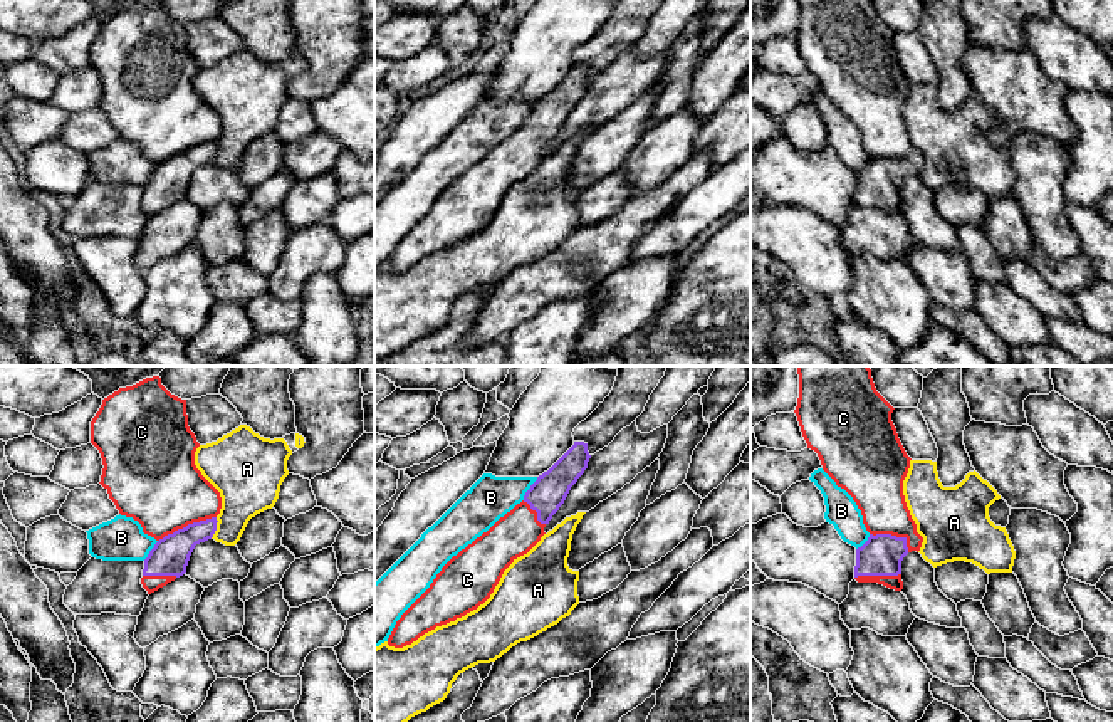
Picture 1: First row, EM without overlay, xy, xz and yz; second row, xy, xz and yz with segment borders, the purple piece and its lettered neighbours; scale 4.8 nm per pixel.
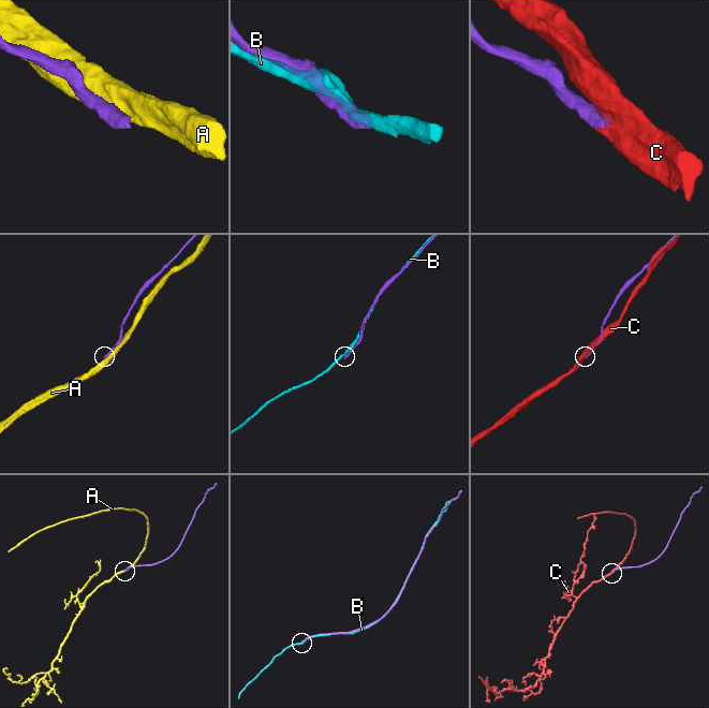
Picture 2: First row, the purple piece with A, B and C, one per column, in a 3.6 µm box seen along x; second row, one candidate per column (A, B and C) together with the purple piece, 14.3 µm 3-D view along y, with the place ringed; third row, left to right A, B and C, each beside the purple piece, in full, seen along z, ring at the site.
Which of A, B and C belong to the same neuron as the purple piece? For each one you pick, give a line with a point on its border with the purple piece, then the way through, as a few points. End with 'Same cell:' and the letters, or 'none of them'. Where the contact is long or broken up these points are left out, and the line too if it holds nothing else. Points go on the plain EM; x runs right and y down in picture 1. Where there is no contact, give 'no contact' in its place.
C: meets purple in xy at (188, 148)
Same cell: C

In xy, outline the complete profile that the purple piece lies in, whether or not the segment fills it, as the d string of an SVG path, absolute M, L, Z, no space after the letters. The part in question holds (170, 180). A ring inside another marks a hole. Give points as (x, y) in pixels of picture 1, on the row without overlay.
M159 0L119 12L102 24L91 45L91 67L102 82L101 109L121 139L133 141L158 166L144 183L141 208L148 218L186 196L196 168L213 161L220 116L195 89L200 71L188 50L186 24L171 18Z

